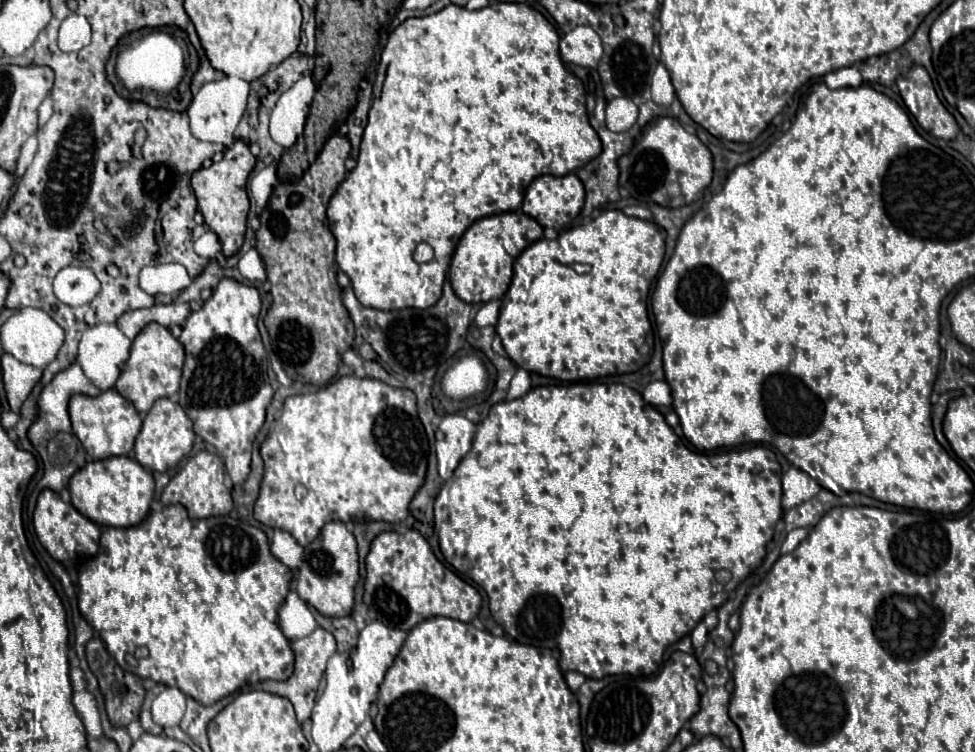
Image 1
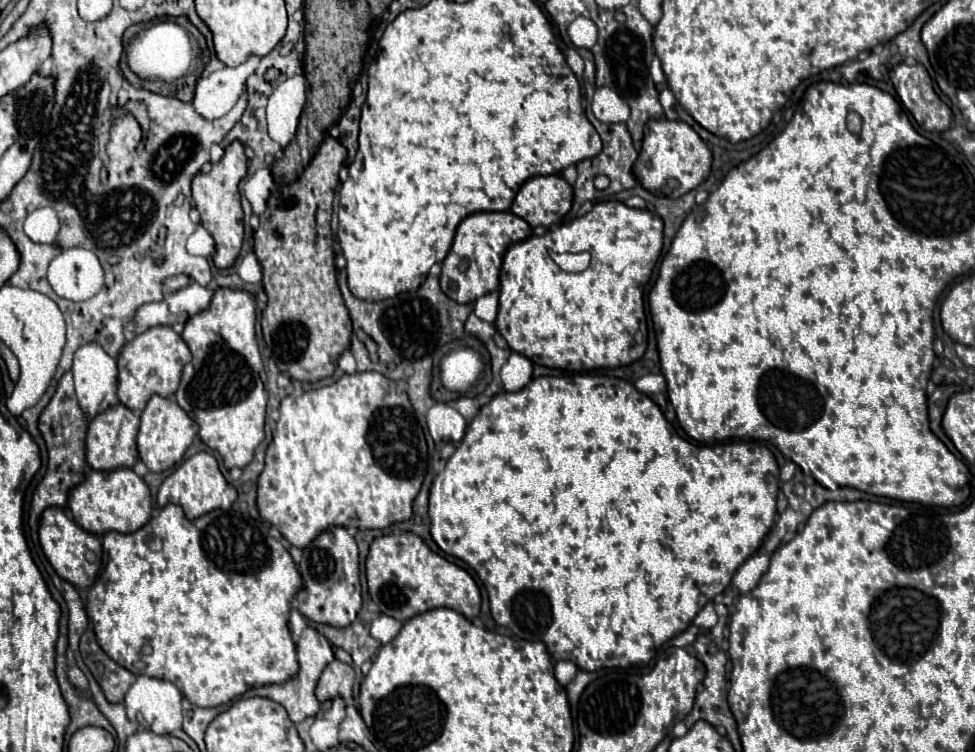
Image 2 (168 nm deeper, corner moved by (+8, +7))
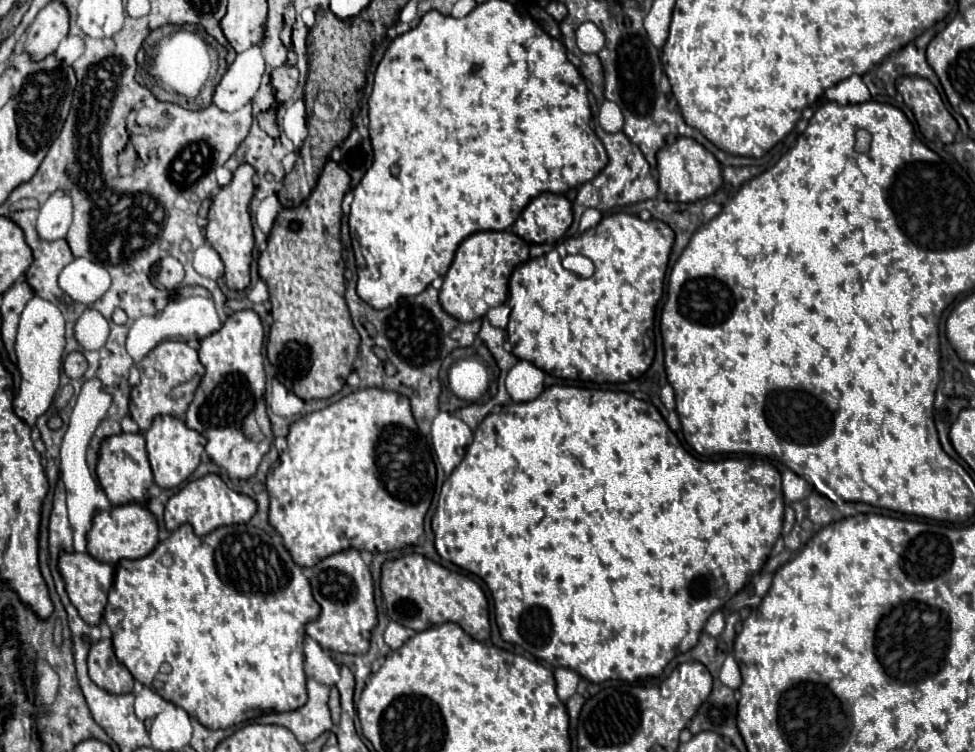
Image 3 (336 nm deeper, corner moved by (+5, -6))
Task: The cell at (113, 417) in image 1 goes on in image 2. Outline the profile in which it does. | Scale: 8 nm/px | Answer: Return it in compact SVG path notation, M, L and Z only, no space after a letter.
M117 404L107 408L105 412L97 414L87 428L87 440L85 440L85 448L87 448L87 464L93 470L119 470L119 468L133 468L135 462L139 460L137 454L137 430L139 430L139 416L135 412L131 412L127 406Z

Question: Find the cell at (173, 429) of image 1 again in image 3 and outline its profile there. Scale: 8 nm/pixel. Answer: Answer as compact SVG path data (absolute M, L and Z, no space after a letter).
M172 415L154 417L152 427L144 433L144 437L146 437L148 459L150 459L152 473L154 473L154 483L162 489L176 487L192 475L192 471L200 463L200 455L202 455L204 443L206 443L204 435L200 435L198 431L186 427L186 423L182 419L172 417Z

